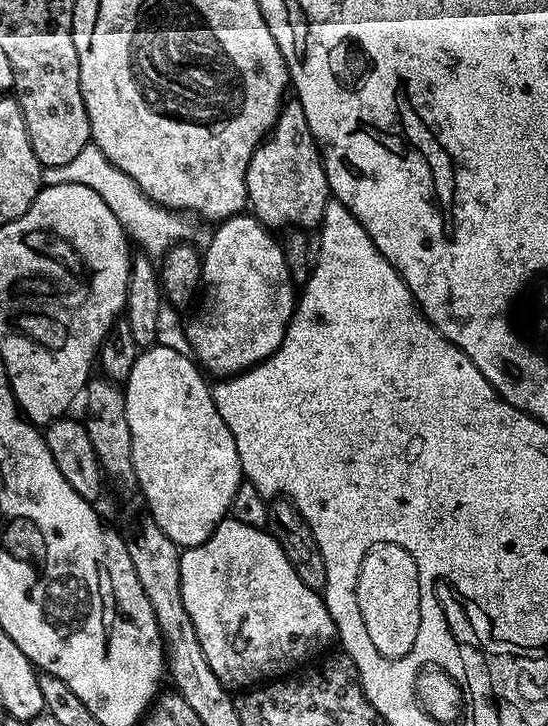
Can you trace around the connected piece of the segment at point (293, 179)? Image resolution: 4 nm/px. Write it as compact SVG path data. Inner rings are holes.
M285 99L276 125L254 150L250 166L246 166L246 190L247 207L265 228L319 229L330 199L328 179L320 147L312 136L310 122L306 122L306 110L302 110L299 100Z

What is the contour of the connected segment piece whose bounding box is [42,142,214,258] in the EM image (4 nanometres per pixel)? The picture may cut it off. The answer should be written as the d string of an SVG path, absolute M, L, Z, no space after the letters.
M88 143L71 162L66 162L66 166L44 168L42 180L45 185L77 184L78 186L90 186L90 190L94 190L94 194L98 194L98 198L102 198L102 202L106 202L106 206L110 206L110 210L114 210L114 218L118 218L118 222L124 226L124 230L128 233L129 237L131 237L137 245L140 243L141 246L144 247L141 249L153 258L163 258L171 248L182 243L188 243L197 249L203 250L208 248L212 241L214 228L209 221L197 216L194 212L182 212L174 208L167 208L151 200L151 198L136 185L134 178L130 178L130 174L118 170L118 166L114 166L110 162L110 158L106 158L106 154L102 154L102 150L98 150L98 146L94 143Z

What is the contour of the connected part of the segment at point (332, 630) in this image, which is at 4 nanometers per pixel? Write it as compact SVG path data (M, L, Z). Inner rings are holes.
M225 518L210 539L190 550L190 556L190 611L194 630L198 634L198 642L202 642L202 654L206 654L210 670L218 674L225 686L244 690L273 678L287 677L307 665L307 660L319 648L337 639L336 623L334 618L330 618L323 595L317 589L306 586L306 582L294 574L290 558L286 558L282 546L271 532Z

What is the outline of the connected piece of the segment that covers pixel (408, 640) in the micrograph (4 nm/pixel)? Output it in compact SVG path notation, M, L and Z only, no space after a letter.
M378 543L367 551L363 556L363 560L359 566L358 582L355 586L355 593L358 599L358 608L362 607L362 588L366 584L374 584L370 588L374 588L374 608L378 608L378 620L364 621L367 633L370 637L372 645L377 647L378 652L384 657L389 657L391 660L396 660L398 657L404 657L413 649L414 641L418 636L416 630L376 630L376 622L378 626L382 624L382 612L386 612L388 608L410 608L412 604L416 604L414 600L418 595L418 568L414 562L413 555L397 543Z

